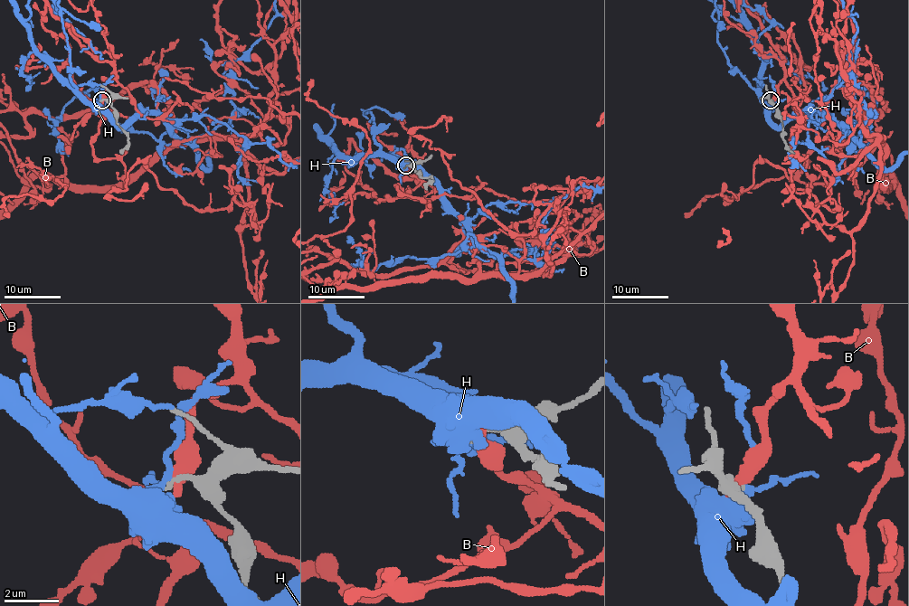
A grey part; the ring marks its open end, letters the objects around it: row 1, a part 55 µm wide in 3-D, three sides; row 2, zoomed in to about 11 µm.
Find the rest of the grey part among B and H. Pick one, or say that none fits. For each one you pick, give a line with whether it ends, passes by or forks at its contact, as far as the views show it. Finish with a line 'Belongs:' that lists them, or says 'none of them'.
Belongs: none of them

